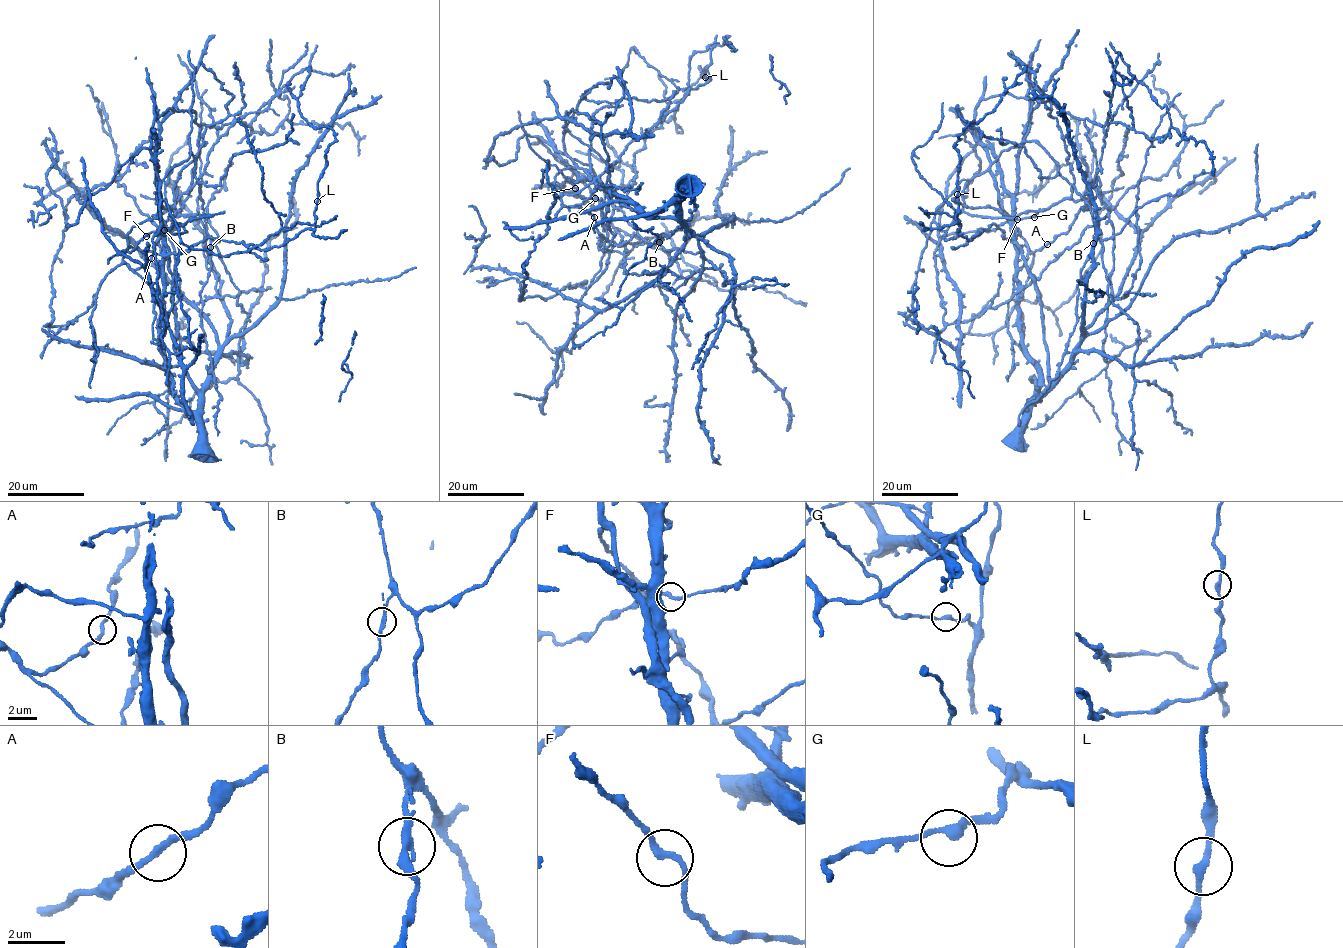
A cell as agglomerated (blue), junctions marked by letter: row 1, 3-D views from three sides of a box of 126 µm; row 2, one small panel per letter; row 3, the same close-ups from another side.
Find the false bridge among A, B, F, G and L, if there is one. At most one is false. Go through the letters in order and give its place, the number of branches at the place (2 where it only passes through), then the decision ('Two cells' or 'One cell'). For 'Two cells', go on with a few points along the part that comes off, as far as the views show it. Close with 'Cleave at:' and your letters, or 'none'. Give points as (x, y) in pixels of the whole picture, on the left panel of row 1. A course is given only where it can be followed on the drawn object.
A: Place: (151, 258). Branches: 2. One cell
B: Place: (210, 247). Branches: 2. Two cells. Course of the part to remove: (210, 247), (207, 281), (200, 292), (200, 314), (206, 352), (219, 394), (215, 418), (217, 435)
F: Place: (146, 236). Branches: 2. One cell
G: Place: (164, 230). Branches: 2. One cell
L: Place: (317, 201). Branches: 2. One cell
Cleave at: B

